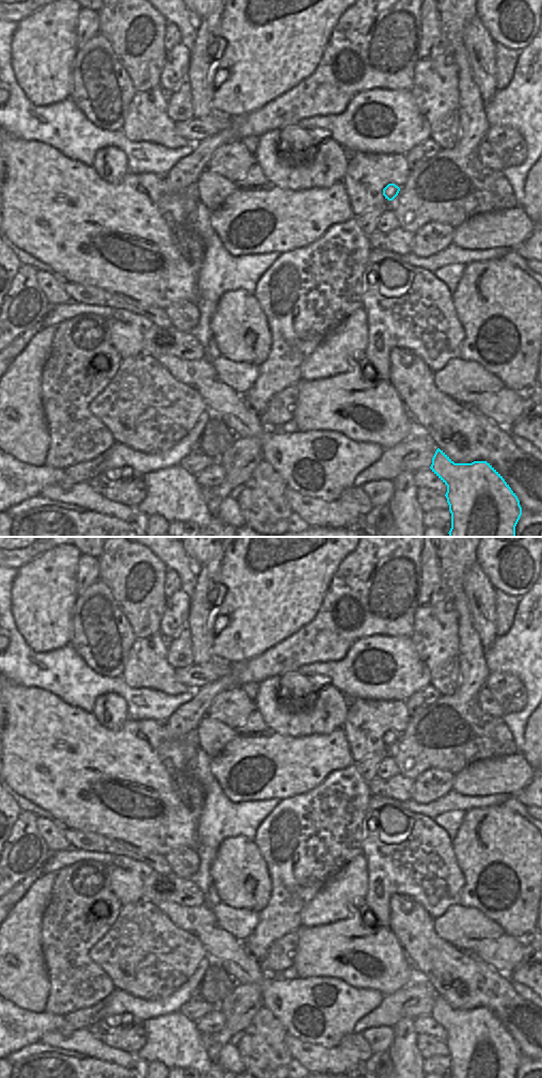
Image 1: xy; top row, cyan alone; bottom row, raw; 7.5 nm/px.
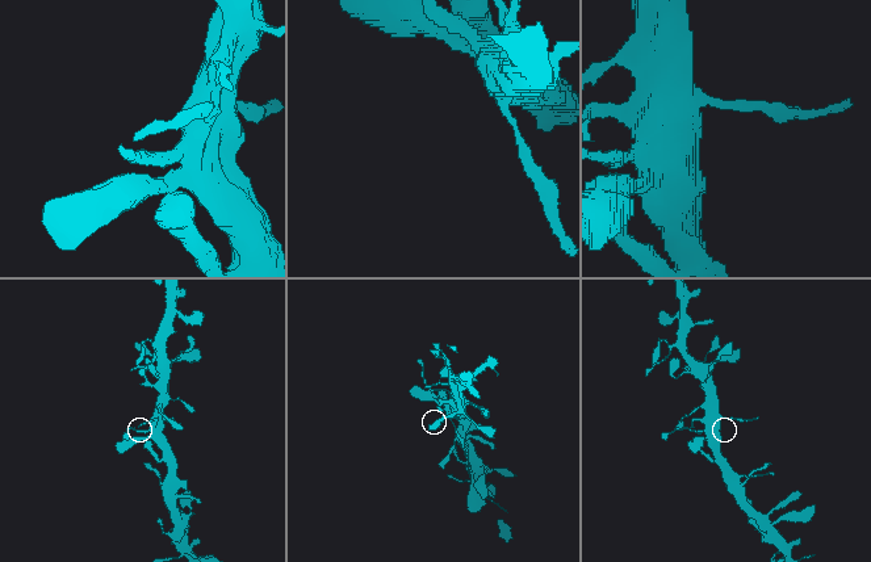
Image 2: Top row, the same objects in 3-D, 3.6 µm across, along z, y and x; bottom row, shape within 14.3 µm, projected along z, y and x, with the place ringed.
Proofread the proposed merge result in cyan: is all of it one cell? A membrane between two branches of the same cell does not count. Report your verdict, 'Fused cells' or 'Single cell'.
Single cell

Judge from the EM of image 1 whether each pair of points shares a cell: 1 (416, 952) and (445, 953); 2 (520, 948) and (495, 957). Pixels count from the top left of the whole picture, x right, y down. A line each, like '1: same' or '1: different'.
1: same
2: same

